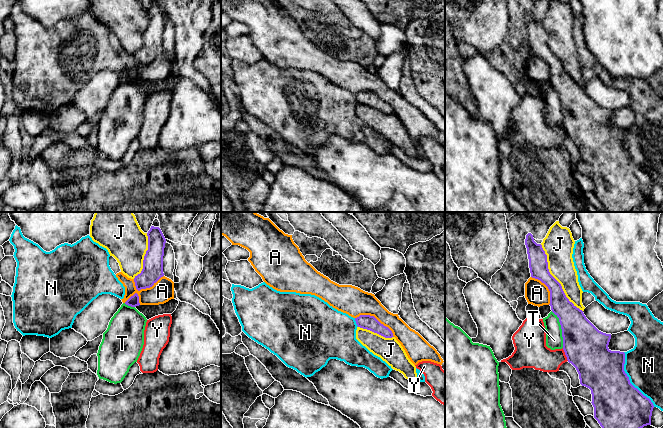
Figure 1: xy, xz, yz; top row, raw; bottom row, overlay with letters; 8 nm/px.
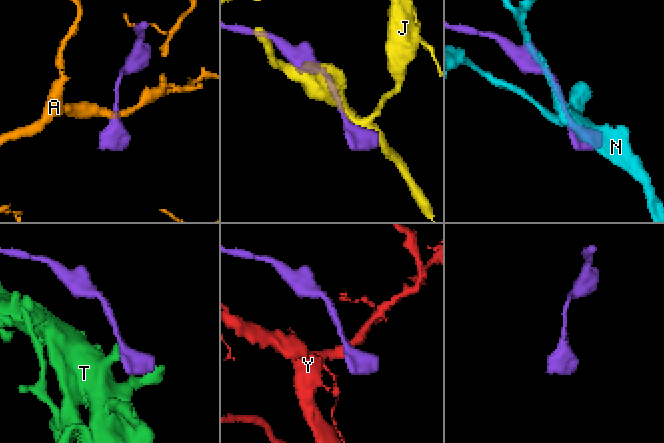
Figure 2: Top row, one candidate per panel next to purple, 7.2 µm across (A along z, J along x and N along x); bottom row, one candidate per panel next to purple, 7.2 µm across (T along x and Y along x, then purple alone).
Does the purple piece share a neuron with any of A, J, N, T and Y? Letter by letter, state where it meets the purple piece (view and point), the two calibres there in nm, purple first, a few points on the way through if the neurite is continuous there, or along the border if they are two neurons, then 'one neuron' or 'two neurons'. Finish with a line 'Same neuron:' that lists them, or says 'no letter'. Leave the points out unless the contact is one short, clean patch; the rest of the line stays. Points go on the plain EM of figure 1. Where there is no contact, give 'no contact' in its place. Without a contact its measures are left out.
A: meets purple in xz at (375, 94); 120 nm thick on the purple side, 220 nm on the other; two neurons
J: meets purple in yz at (555, 55); 160 nm thick on the purple side, 220 nm on the other; two neurons
N: meets purple in yz at (629, 156); 420 nm thick on the purple side, 300 nm on the other; two neurons
T: meets purple in yz at (561, 104); 340 nm thick on the purple side, 140 nm on the other; one neuron
Y: meets purple in yz at (565, 130); 360 nm thick on the purple side, 240 nm on the other; two neurons
Same neuron: T

